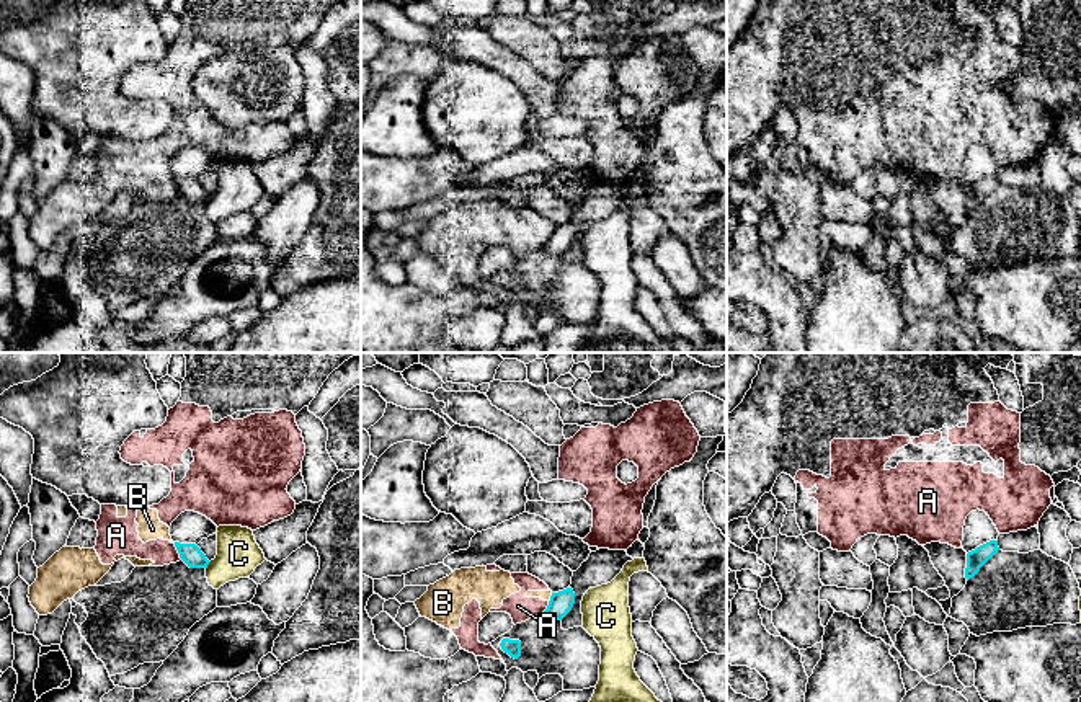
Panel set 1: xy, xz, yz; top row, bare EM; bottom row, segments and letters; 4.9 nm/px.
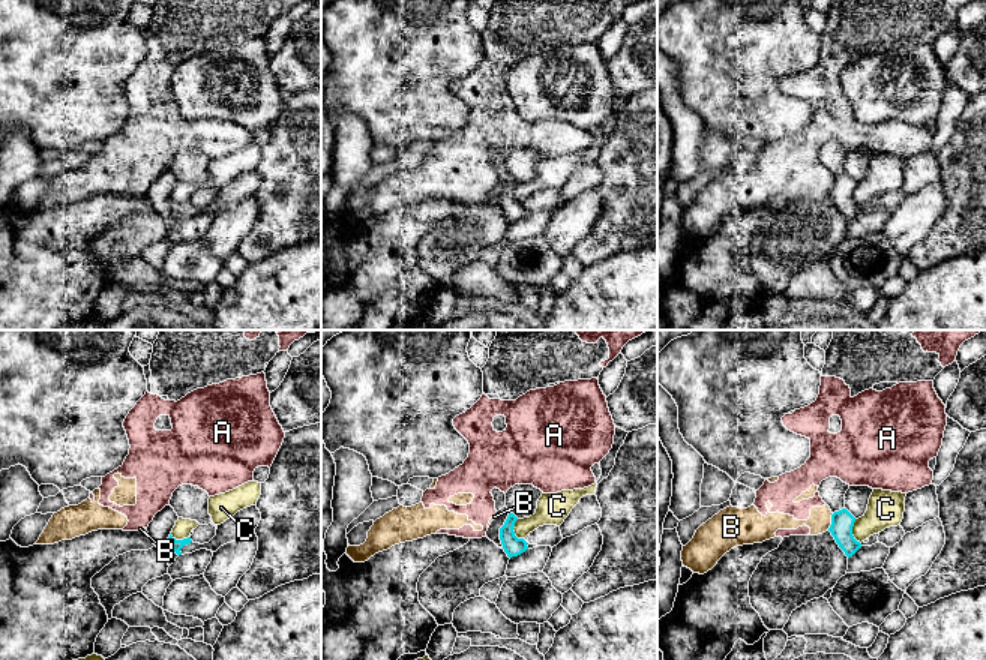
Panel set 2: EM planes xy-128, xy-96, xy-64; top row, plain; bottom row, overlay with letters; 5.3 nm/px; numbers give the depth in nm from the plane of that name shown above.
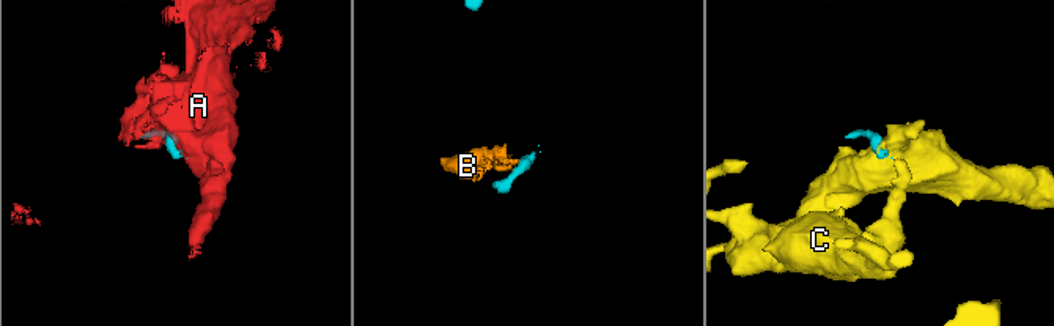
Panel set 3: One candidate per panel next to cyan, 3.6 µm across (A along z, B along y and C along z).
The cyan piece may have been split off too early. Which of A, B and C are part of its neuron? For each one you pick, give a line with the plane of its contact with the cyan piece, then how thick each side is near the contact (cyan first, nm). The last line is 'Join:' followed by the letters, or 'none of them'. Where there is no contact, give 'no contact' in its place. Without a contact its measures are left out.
Join: none of them

